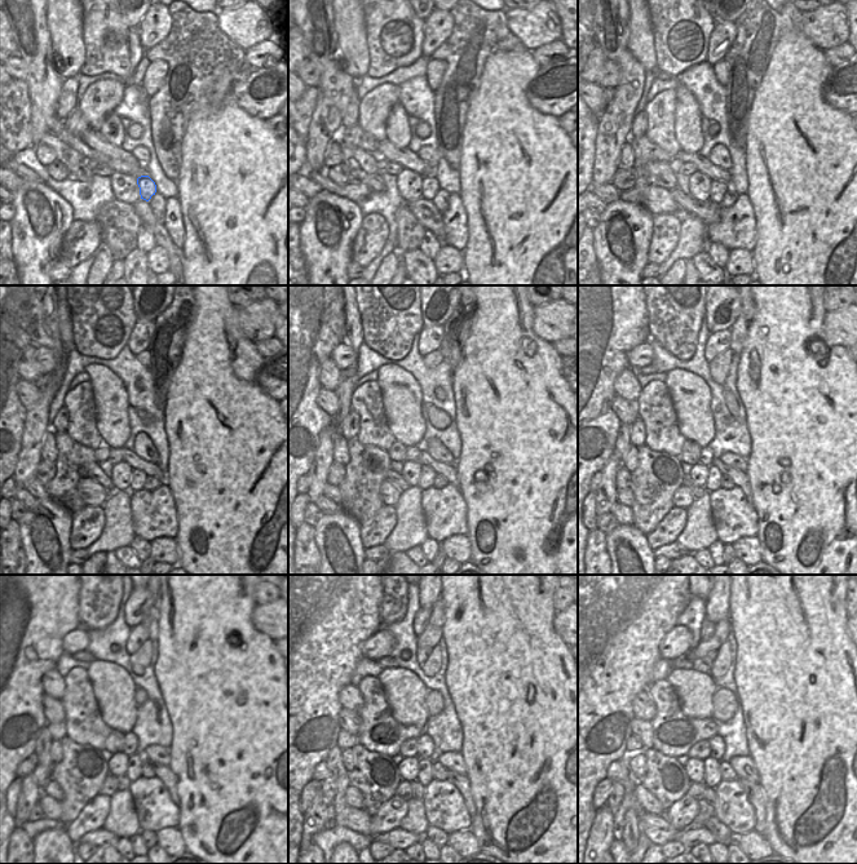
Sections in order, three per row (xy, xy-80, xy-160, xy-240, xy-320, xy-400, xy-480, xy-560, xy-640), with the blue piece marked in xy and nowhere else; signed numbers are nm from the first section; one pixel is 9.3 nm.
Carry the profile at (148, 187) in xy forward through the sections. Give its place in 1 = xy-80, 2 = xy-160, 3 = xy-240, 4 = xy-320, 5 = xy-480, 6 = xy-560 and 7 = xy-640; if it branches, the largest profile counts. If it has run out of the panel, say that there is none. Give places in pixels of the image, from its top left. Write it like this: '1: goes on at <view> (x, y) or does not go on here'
1: goes on at xy-80 (429, 186)
2: goes on at xy-160 (718, 187)
3: goes on at xy-240 (137, 481)
4: goes on at xy-320 (427, 475)
5: goes on at xy-480 (135, 765)
6: goes on at xy-560 (424, 775)
7: goes on at xy-640 (712, 776)

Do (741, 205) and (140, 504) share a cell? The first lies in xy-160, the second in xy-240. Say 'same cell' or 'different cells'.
same cell

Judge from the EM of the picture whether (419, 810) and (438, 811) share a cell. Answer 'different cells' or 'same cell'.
different cells

